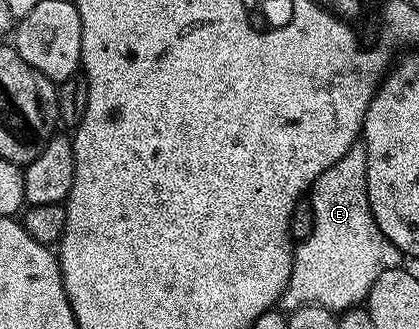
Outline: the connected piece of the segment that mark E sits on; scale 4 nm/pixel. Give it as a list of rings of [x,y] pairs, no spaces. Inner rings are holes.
[[[352,144],[350,151],[346,151],[346,155],[342,155],[342,159],[338,159],[338,163],[334,163],[334,167],[326,167],[326,171],[322,171],[322,175],[318,175],[318,179],[312,184],[310,190],[310,200],[314,207],[314,231],[310,235],[310,239],[299,242],[295,246],[292,254],[292,274],[288,280],[288,287],[284,290],[284,296],[282,298],[283,304],[288,304],[288,307],[295,307],[297,305],[321,305],[333,311],[342,311],[346,308],[356,307],[361,303],[367,302],[370,287],[374,287],[374,279],[378,279],[378,275],[383,275],[385,271],[401,268],[402,254],[398,247],[394,247],[394,243],[390,243],[390,239],[386,239],[386,235],[382,235],[382,231],[370,211],[368,184],[366,183],[366,151],[364,150],[363,144]]]

